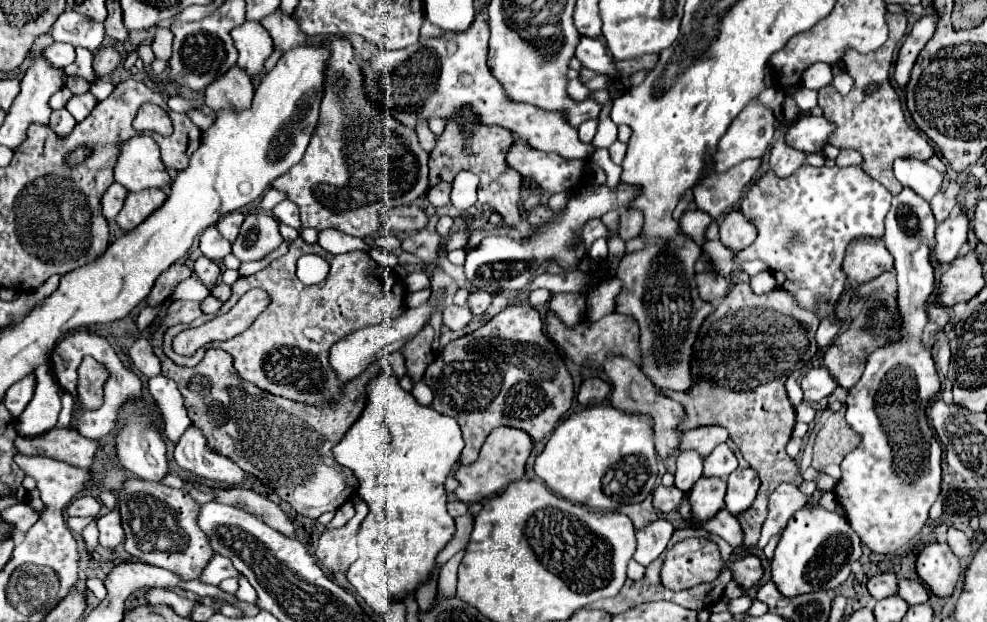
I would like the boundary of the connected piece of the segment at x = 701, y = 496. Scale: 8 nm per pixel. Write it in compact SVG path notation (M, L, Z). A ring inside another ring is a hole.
M702 476L690 492L690 512L694 522L706 522L718 514L724 506L726 482L722 478Z

